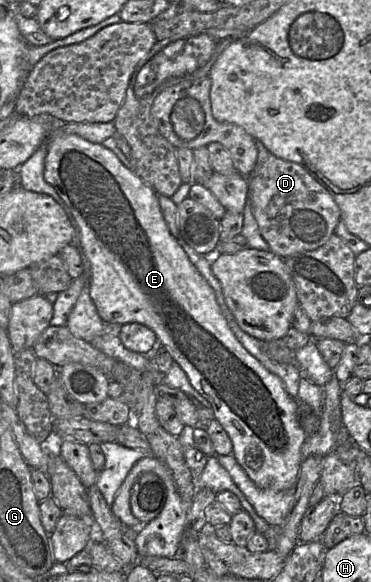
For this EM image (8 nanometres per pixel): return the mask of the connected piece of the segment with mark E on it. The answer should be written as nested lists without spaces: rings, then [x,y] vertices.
[[[54,131],[48,135],[46,141],[48,142],[48,151],[45,158],[44,179],[54,187],[72,214],[72,222],[76,227],[75,245],[80,249],[80,254],[83,257],[82,262],[84,271],[87,273],[90,296],[102,321],[109,326],[139,323],[153,330],[160,344],[169,352],[173,360],[186,373],[193,388],[210,402],[215,420],[221,424],[232,441],[232,455],[247,473],[249,478],[262,489],[283,491],[290,488],[296,488],[302,464],[301,448],[308,437],[299,421],[299,402],[287,393],[281,378],[268,371],[238,341],[217,304],[213,289],[189,260],[188,255],[179,244],[178,240],[171,234],[160,209],[159,195],[152,187],[137,176],[136,173],[125,168],[117,156],[102,144],[92,143],[76,134],[54,136]]]

